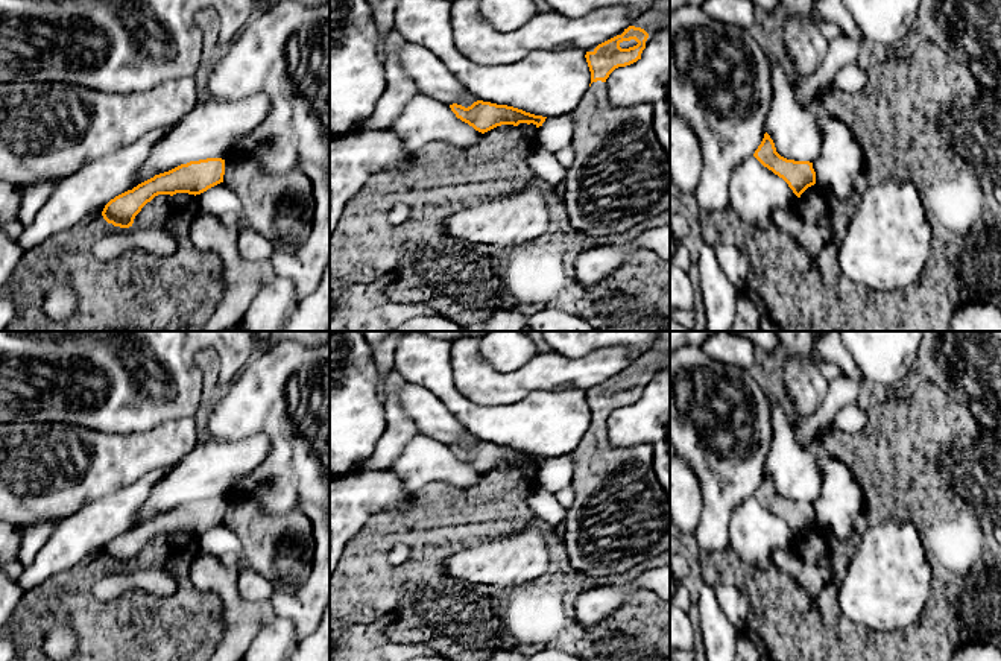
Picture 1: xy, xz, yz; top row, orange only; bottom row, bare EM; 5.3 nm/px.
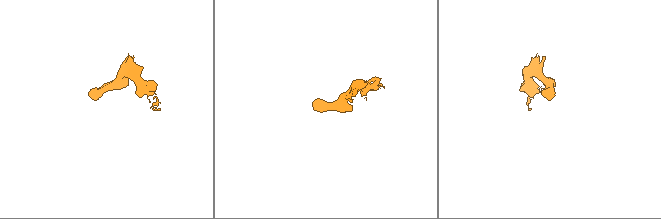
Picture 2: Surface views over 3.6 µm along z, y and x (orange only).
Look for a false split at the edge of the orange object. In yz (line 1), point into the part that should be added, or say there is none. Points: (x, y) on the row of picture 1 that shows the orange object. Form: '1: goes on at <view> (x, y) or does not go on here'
1: does not go on here

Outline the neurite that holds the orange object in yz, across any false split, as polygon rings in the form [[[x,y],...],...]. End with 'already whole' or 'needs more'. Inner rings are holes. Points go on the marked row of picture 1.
[[[766,132],[761,144],[755,150],[753,157],[775,175],[782,178],[793,193],[800,195],[811,185],[816,184],[816,172],[810,161],[794,161],[781,157],[776,152],[775,143]]] | already whole

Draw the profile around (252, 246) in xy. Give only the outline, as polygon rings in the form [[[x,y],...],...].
[[[223,182],[201,195],[196,195],[194,201],[199,207],[199,211],[204,213],[217,213],[222,210],[232,210],[237,213],[237,248],[245,260],[261,263],[270,257],[272,251],[275,249],[273,245],[261,232],[246,223],[240,199]]]

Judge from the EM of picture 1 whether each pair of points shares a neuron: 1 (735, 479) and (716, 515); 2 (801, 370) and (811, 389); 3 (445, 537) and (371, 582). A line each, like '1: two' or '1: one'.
1: one
2: one
3: one

